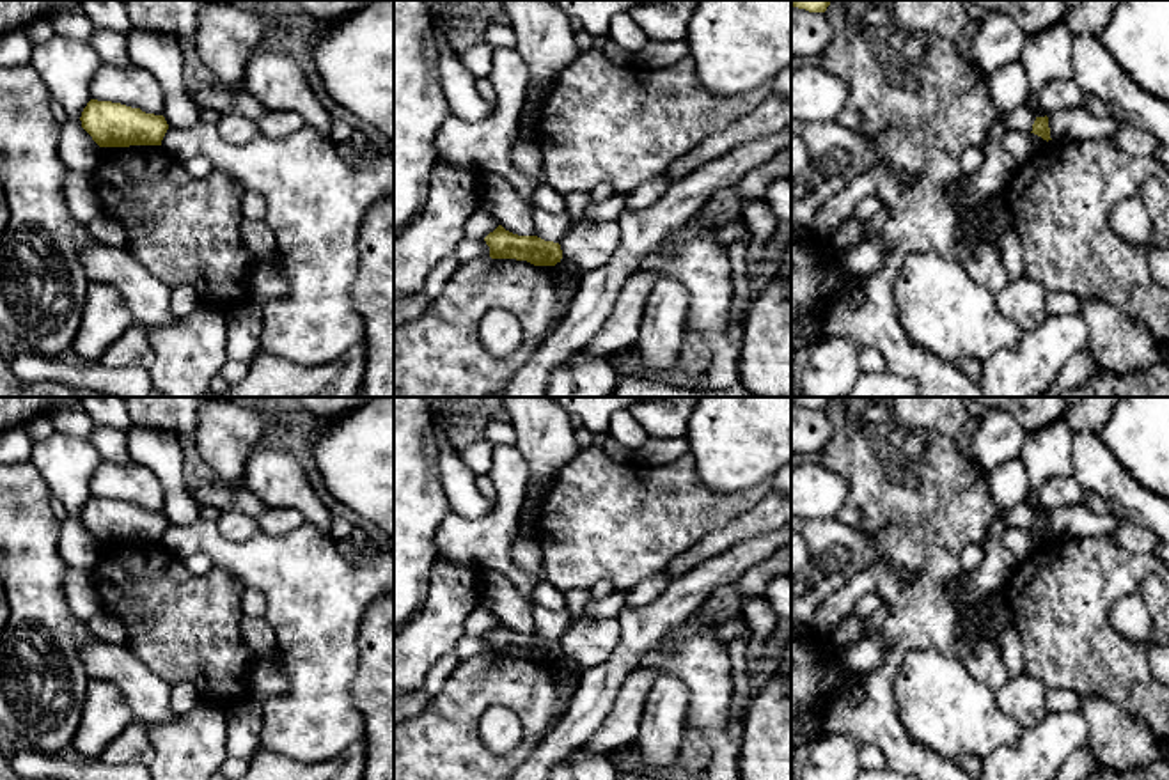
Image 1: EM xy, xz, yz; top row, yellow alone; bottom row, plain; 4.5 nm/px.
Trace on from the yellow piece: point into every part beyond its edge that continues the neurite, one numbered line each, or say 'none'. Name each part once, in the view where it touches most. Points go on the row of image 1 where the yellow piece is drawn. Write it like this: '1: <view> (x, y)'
none

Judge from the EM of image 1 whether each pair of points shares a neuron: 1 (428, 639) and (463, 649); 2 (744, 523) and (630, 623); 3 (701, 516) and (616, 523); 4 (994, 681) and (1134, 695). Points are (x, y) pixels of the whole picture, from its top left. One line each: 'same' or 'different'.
1: different
2: different
3: same
4: different

